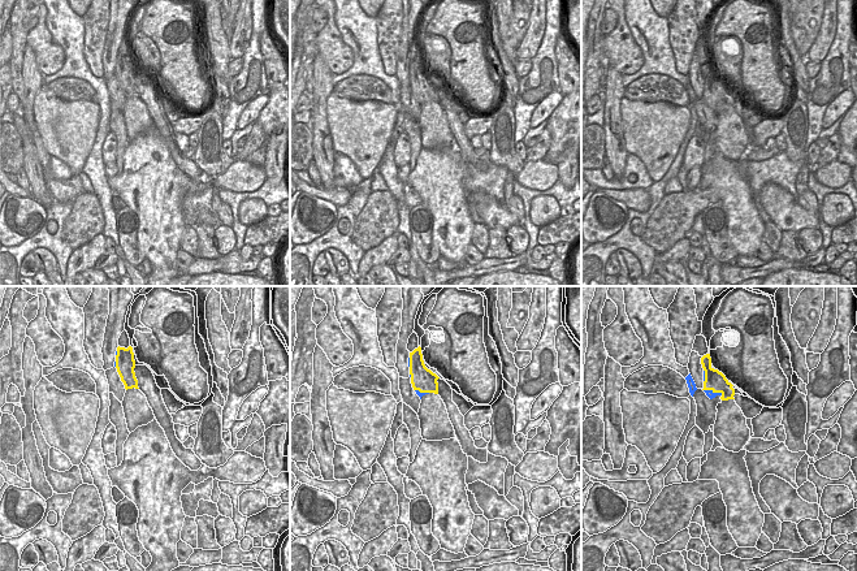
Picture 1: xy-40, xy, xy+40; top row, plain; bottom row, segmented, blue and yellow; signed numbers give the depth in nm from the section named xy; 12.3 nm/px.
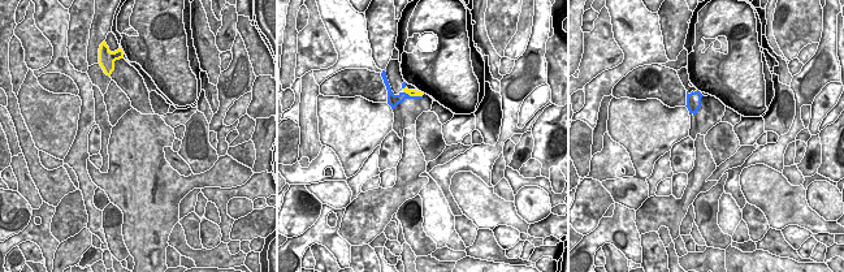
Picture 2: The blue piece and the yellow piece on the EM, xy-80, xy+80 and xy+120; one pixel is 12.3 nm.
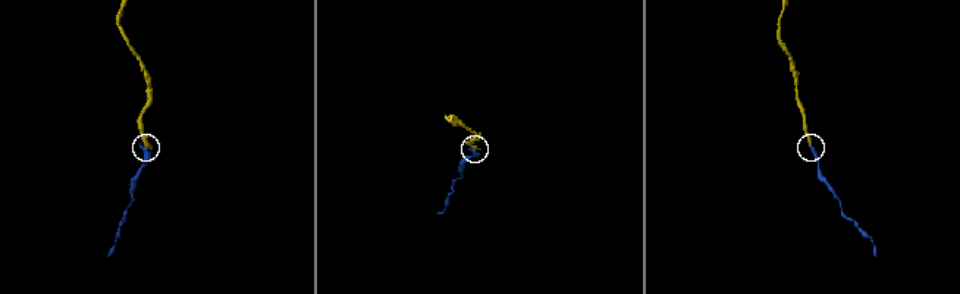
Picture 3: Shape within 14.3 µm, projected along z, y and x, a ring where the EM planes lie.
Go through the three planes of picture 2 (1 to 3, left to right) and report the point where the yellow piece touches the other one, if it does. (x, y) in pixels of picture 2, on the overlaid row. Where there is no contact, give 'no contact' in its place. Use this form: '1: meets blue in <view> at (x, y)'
1: no contact
2: meets blue in xy+80 at (412, 96)
3: no contact

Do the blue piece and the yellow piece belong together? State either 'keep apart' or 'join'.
keep apart

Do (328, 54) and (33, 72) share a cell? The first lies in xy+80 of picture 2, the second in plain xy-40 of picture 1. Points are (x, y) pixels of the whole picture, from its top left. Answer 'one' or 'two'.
two

